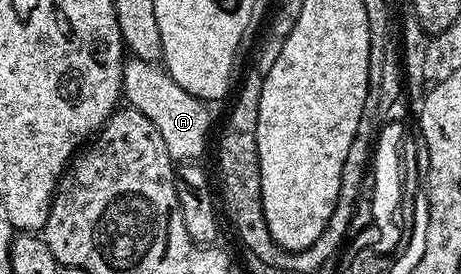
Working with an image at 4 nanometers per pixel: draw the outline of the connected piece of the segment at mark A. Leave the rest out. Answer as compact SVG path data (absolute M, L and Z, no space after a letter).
M128 58L123 64L122 98L153 121L157 133L161 133L165 140L165 149L169 149L172 160L193 161L200 158L211 127L208 106L192 94L185 93L185 89L172 81L166 70L160 69L154 62Z

